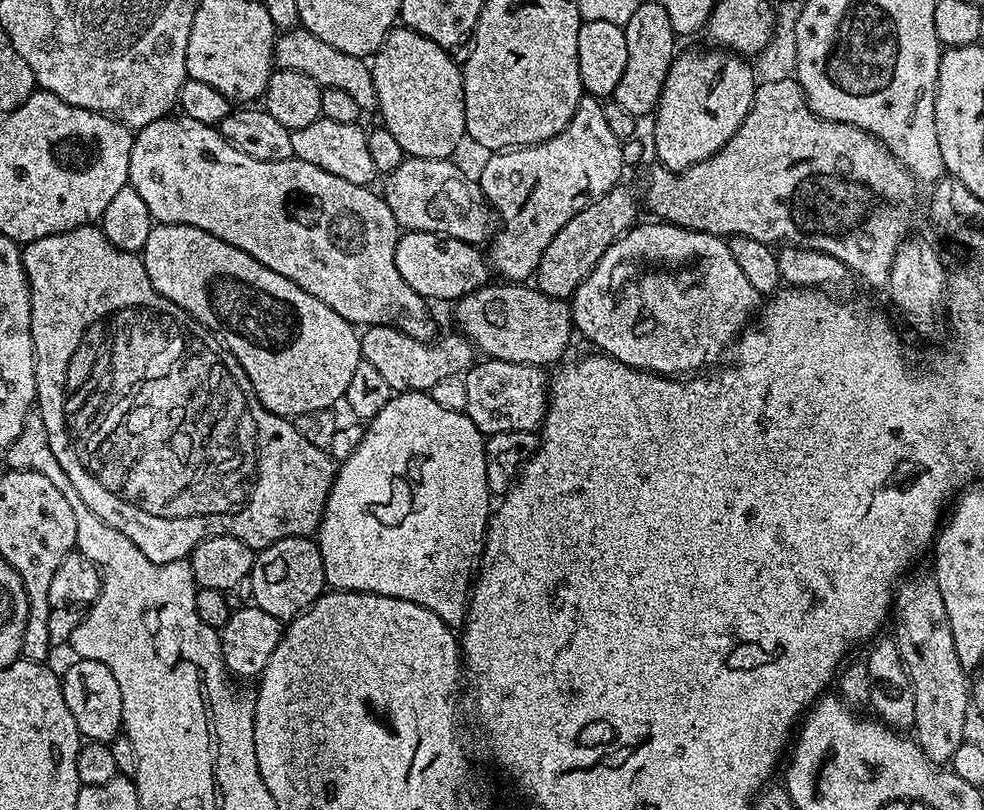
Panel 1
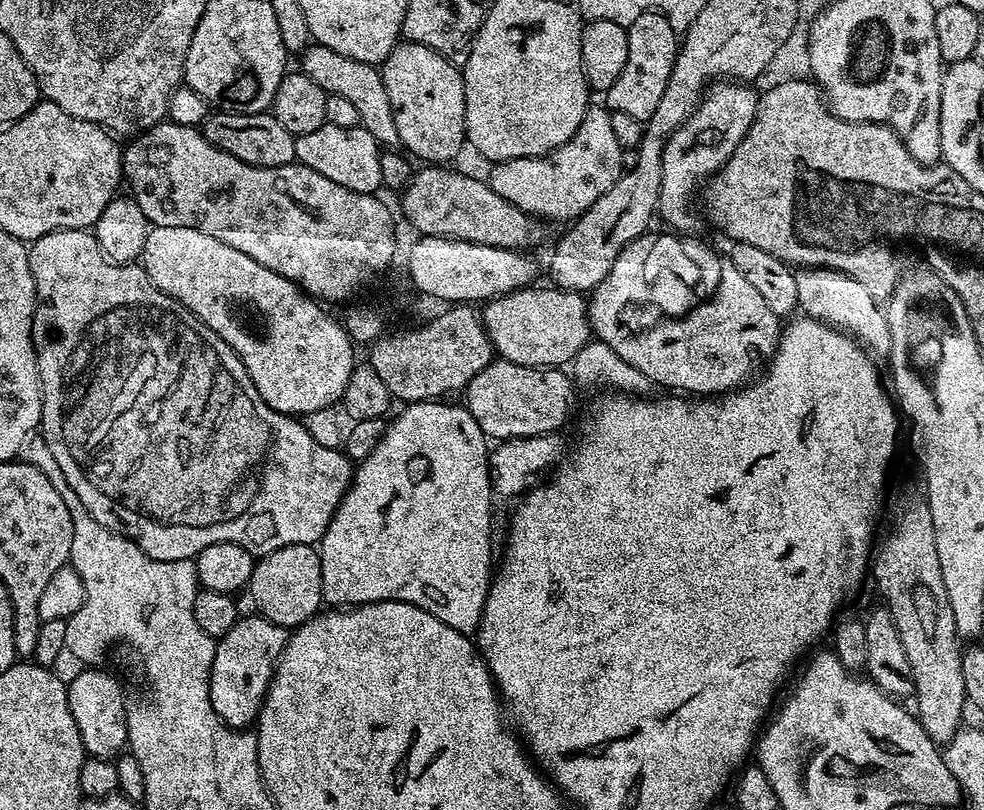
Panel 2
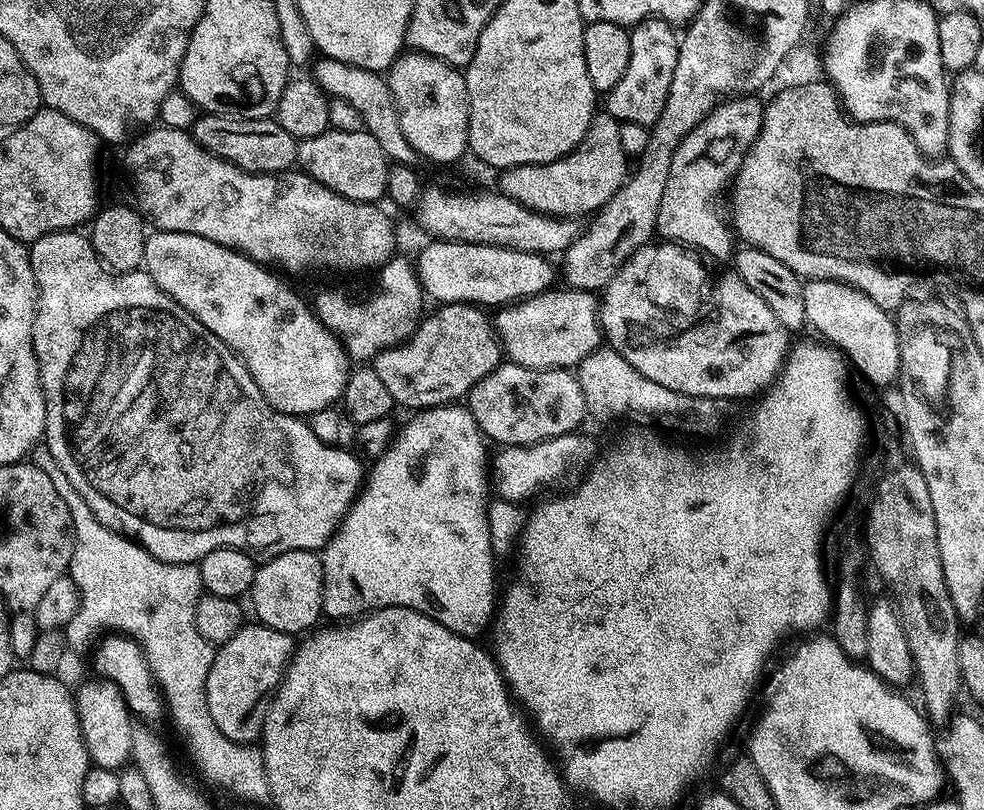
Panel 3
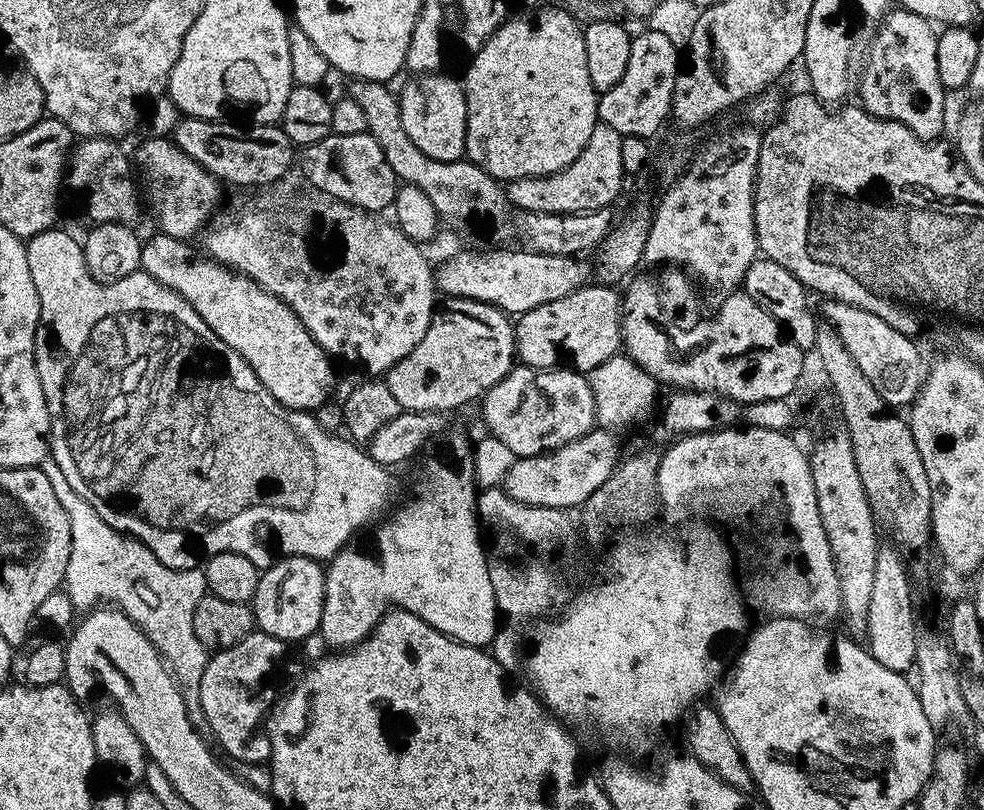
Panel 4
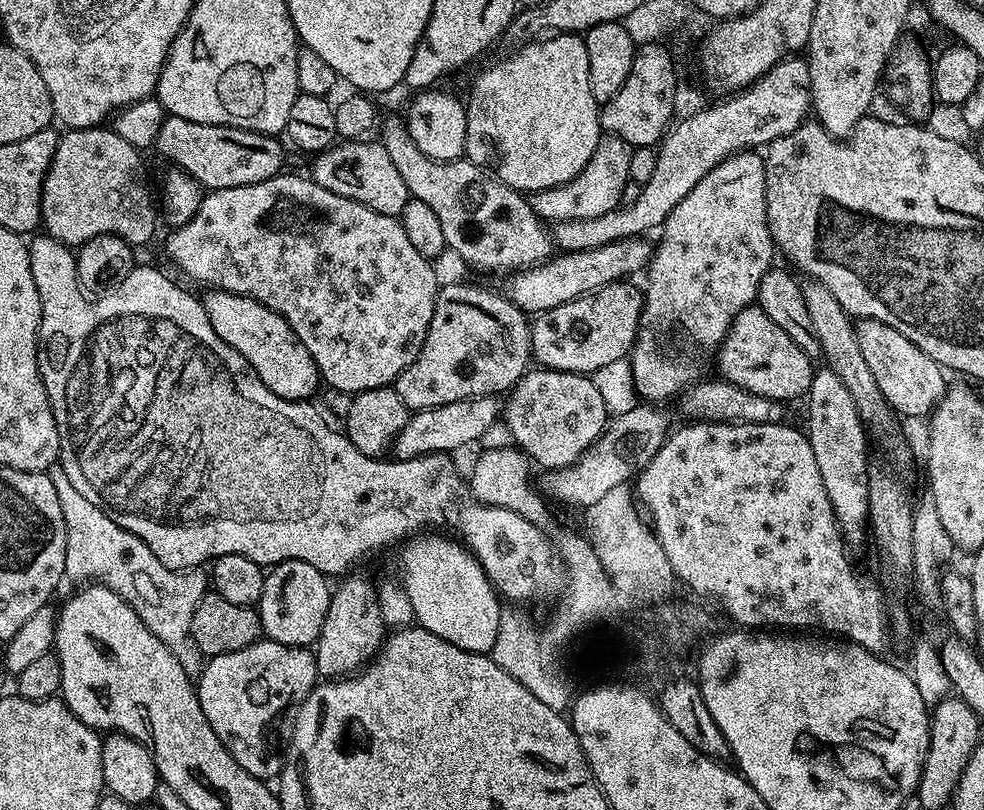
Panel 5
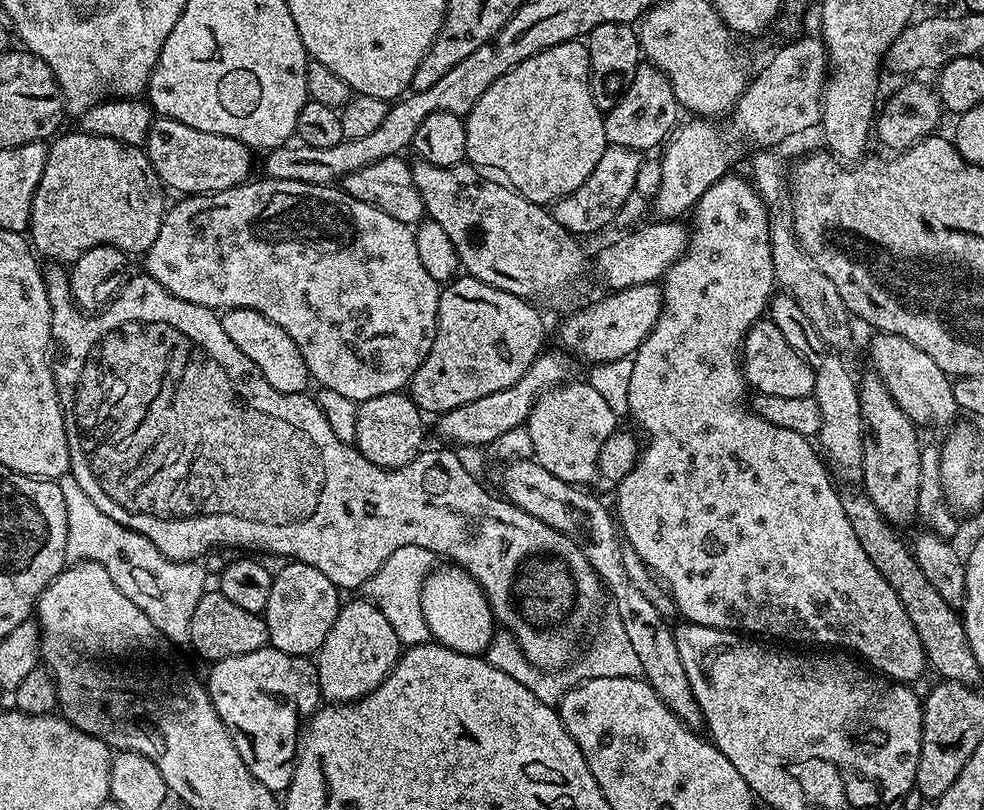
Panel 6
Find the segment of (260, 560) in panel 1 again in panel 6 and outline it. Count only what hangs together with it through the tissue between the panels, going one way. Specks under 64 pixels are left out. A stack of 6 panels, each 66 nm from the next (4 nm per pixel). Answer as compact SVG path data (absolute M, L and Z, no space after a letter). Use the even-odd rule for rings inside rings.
M288 562L285 565L281 572L277 571L272 577L270 602L266 602L266 610L262 614L268 627L268 644L286 654L312 658L319 652L322 642L326 642L326 634L330 634L334 618L338 618L342 592L334 582L330 582L330 578L326 578L326 574L322 574L322 570L314 570L314 566L299 562Z

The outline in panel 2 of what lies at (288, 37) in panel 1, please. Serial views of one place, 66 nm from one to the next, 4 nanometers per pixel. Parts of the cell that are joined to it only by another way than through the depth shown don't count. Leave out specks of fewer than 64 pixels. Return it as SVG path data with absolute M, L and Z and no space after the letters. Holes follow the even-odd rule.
M315 42L309 43L303 52L299 53L299 71L304 72L329 96L347 98L358 110L360 127L365 128L382 146L396 146L400 144L398 126L394 126L394 114L390 106L390 97L386 95L386 86L380 77L380 68L374 64L358 62L354 58L346 58L336 50Z

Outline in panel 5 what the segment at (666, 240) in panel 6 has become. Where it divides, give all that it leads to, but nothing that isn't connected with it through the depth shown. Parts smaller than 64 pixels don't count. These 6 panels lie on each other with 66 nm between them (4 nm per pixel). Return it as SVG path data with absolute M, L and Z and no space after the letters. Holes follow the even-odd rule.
M631 236L625 240L616 240L605 248L565 252L555 255L545 263L521 271L513 271L507 277L509 280L506 295L525 314L539 314L546 310L554 310L554 306L562 306L562 302L570 302L574 298L585 296L588 292L597 292L599 288L604 288L608 284L623 281L625 278L632 278L635 272L643 273L647 269L648 262L651 260L654 251L653 245L651 243L648 245L646 241L647 239L639 236Z

